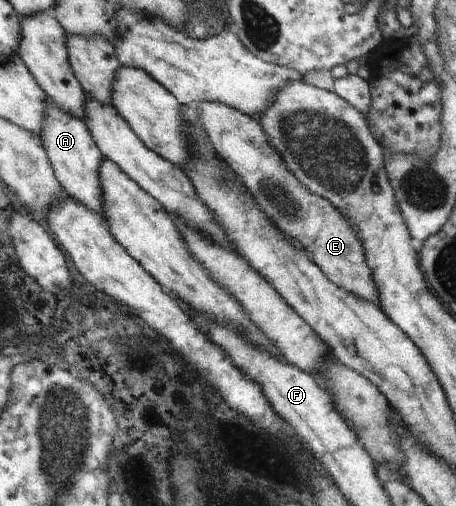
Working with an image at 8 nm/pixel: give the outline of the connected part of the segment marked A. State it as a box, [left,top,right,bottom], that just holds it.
[40,97,104,218]

